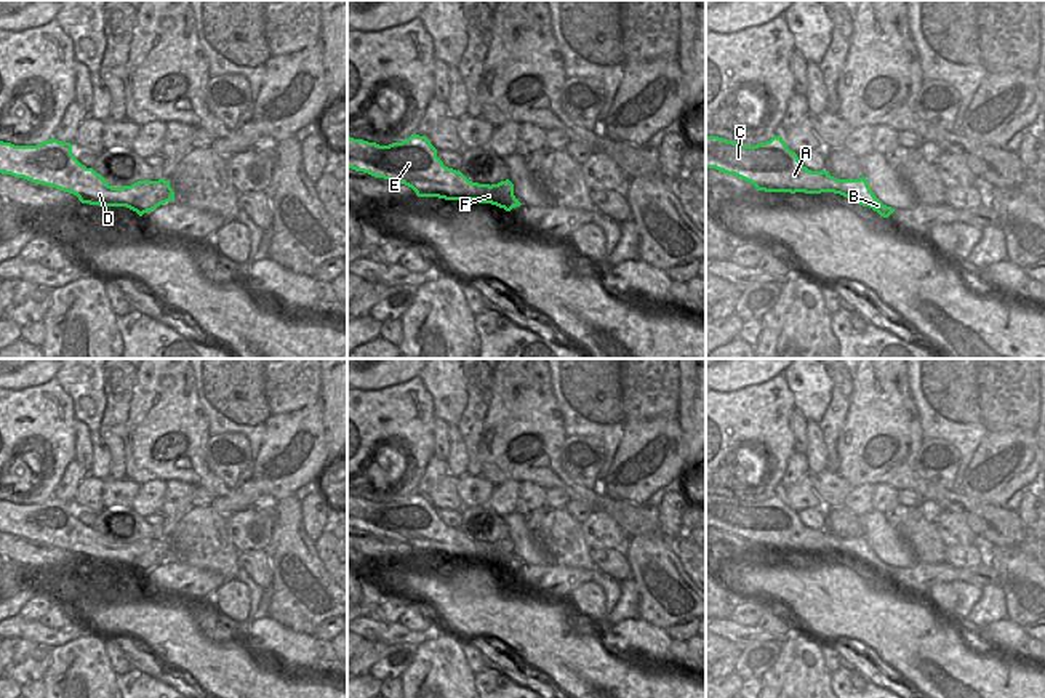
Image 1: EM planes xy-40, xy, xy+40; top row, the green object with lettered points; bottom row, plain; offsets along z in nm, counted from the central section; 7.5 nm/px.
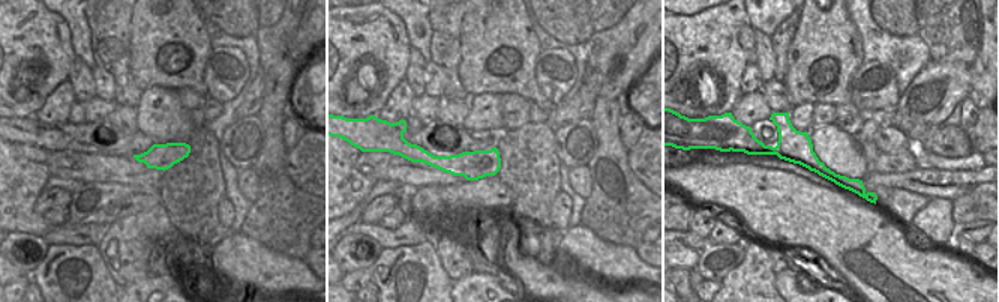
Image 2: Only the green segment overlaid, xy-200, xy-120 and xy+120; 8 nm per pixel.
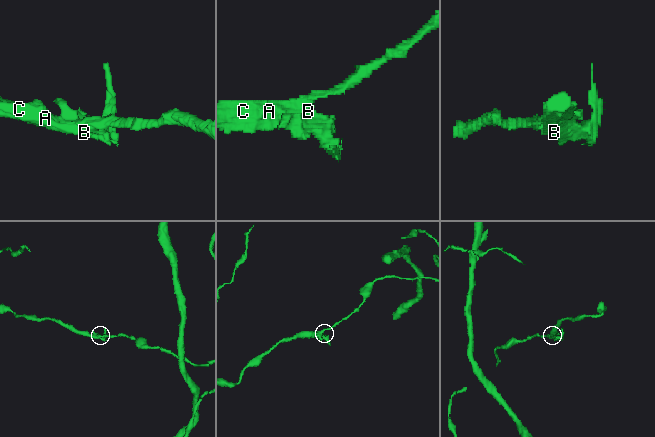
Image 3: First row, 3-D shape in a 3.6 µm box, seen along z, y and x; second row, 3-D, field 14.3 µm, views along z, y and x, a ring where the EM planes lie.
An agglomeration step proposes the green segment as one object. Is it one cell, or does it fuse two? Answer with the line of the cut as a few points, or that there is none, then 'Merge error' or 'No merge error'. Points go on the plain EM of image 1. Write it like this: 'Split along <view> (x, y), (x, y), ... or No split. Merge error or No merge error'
Split along xy+40 (820, 530), (824, 530), (829, 540), (839, 543), (845, 553). Merge error.

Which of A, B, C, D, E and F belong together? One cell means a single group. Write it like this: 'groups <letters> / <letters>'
groups A C D E F / B

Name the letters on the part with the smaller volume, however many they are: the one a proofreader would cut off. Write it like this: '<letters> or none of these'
B.

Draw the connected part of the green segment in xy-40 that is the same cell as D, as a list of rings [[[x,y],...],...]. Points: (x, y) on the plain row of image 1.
[[[54,496],[37,504],[0,499],[0,532],[74,552],[82,562],[126,565],[139,575],[174,559],[170,540],[165,538],[112,546],[72,514],[70,501]]]

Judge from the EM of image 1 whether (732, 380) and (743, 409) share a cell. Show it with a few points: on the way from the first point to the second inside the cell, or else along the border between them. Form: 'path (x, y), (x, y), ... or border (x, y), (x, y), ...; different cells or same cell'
border (772, 380), (722, 393); different cells

